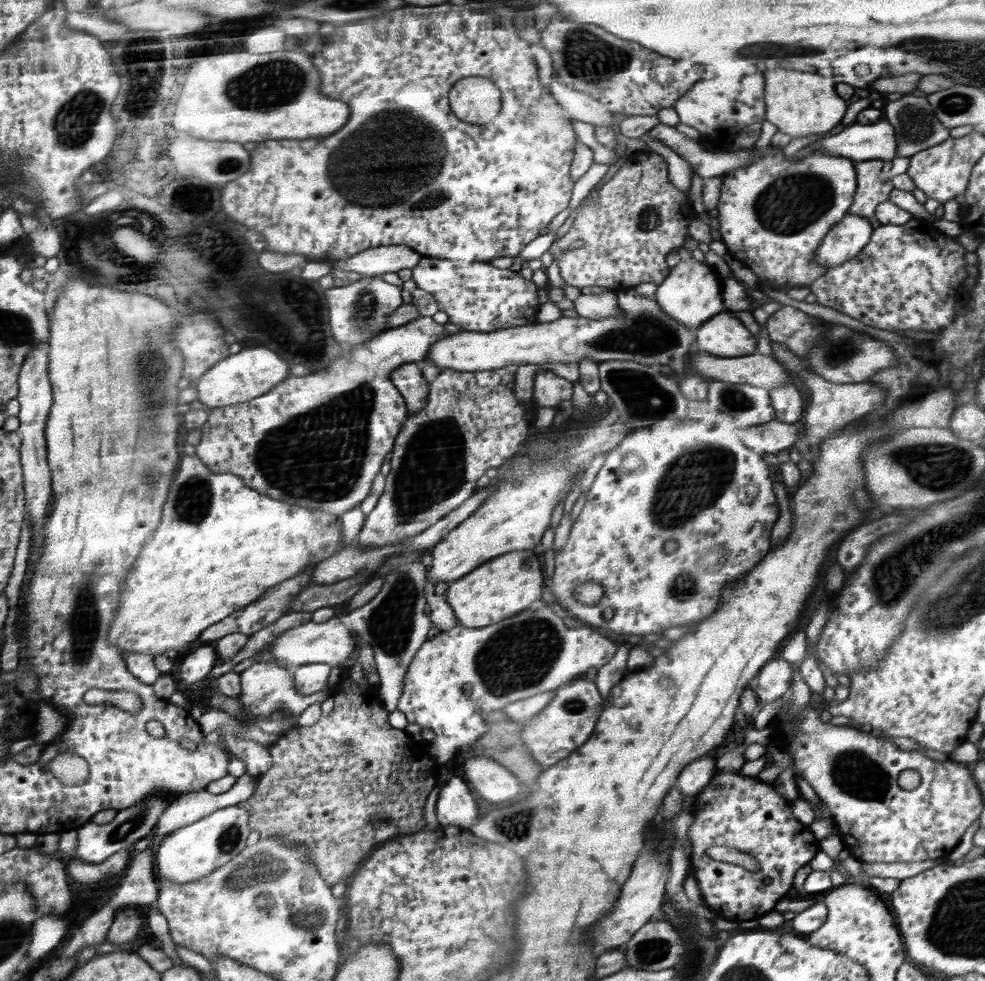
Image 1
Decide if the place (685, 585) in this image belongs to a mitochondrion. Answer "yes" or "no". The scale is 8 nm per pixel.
yes

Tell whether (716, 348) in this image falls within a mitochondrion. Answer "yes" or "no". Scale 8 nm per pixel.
no

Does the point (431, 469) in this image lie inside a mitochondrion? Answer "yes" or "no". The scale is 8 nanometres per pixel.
yes

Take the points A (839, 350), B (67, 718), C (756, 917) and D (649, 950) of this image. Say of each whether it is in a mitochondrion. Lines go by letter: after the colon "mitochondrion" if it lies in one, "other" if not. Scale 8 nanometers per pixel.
A: mitochondrion
B: other
C: other
D: mitochondrion

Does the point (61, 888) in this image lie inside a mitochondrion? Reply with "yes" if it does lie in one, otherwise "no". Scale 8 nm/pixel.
no

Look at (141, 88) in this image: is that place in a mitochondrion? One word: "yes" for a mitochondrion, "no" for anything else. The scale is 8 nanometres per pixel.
yes

